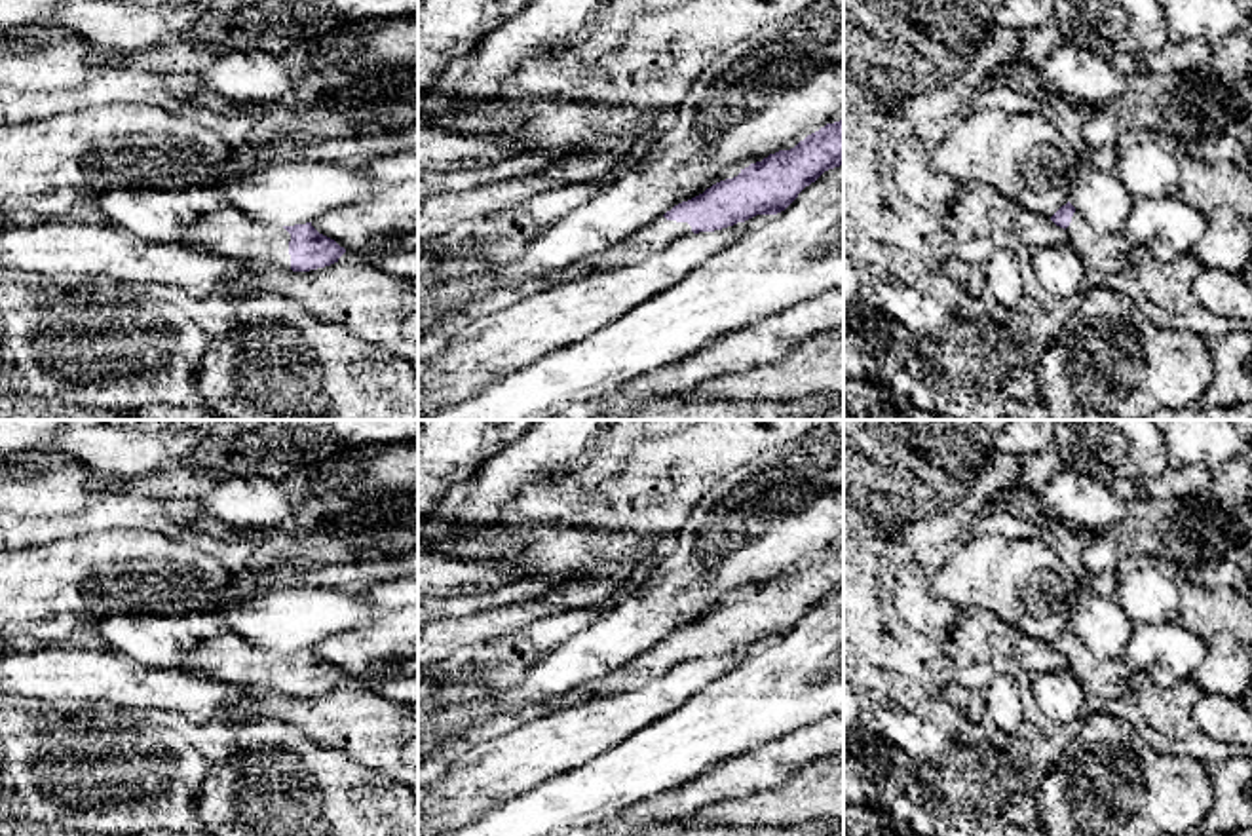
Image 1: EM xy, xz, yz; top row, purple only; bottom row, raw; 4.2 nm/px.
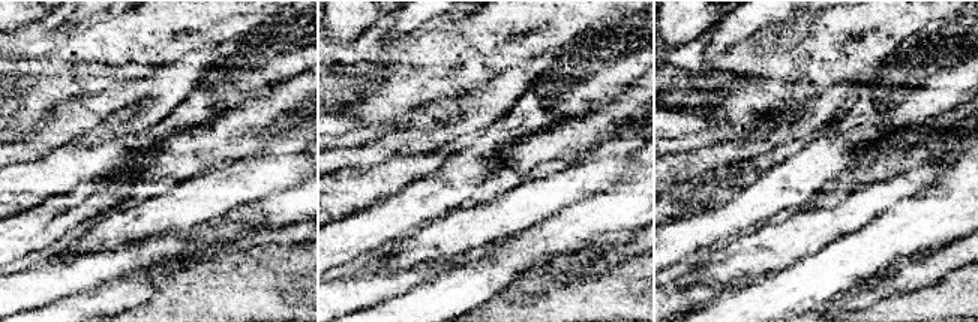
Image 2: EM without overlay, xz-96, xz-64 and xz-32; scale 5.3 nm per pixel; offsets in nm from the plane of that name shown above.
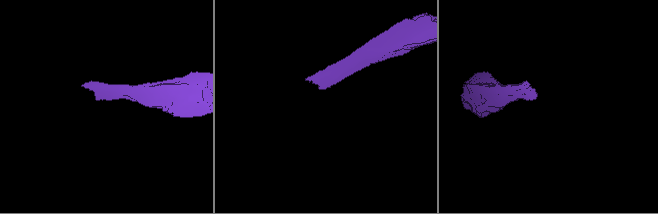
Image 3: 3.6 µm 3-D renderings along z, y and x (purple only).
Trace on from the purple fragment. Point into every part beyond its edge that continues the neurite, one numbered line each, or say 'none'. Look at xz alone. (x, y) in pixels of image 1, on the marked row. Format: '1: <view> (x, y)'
1: xz (656, 236)

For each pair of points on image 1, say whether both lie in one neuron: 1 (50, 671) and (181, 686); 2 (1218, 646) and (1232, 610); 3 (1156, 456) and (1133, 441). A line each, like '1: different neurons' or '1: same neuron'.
1: same neuron
2: different neurons
3: same neuron

